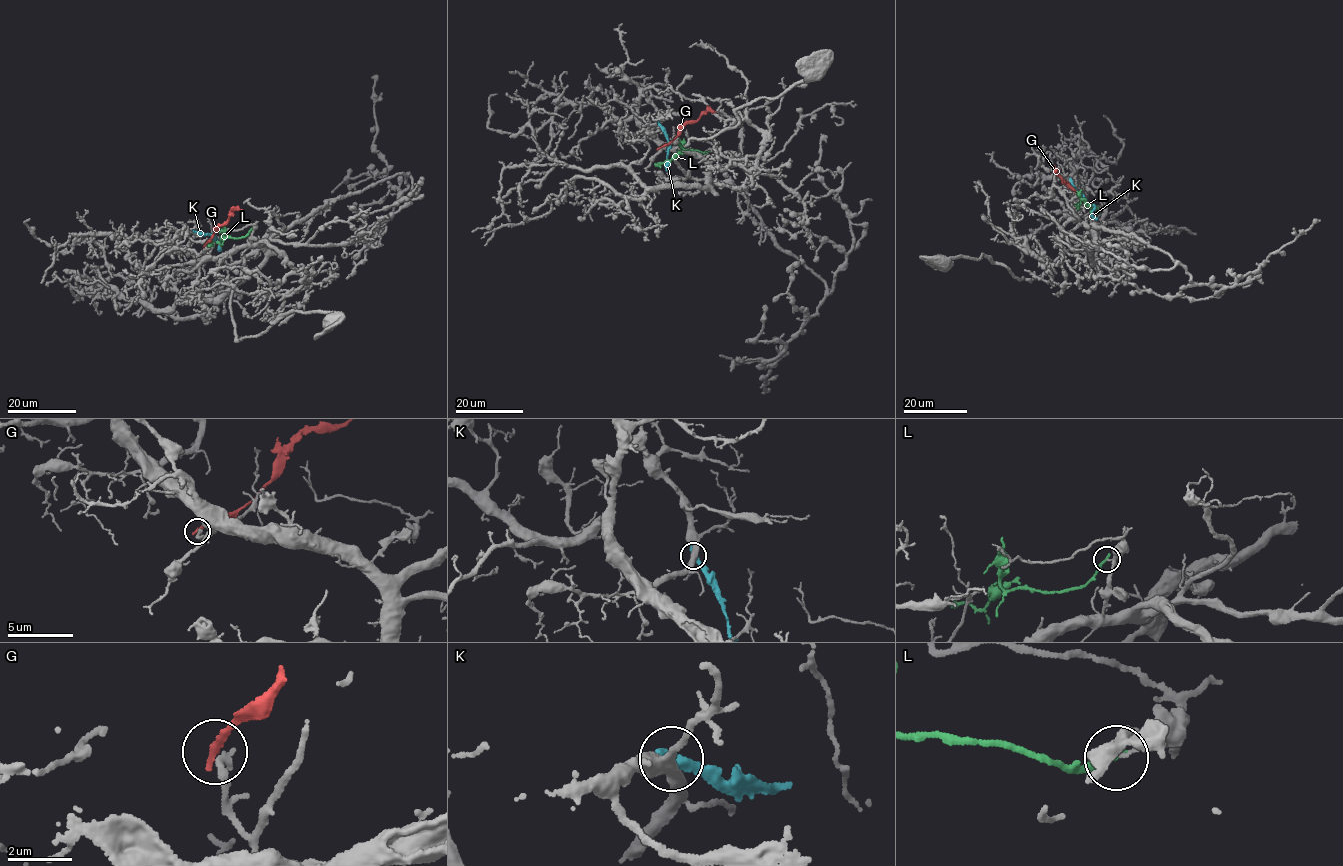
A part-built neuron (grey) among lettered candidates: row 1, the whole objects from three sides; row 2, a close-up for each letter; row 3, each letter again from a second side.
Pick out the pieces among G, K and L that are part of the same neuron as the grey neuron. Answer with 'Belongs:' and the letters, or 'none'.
Belongs: none

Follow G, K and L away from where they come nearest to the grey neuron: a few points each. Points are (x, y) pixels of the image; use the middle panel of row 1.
G: (658, 148), (670, 142), (686, 124), (696, 121), (705, 112), (716, 112)
K: (659, 124), (668, 144), (666, 170)
L: (708, 151), (680, 147), (681, 150), (672, 159), (655, 163)

